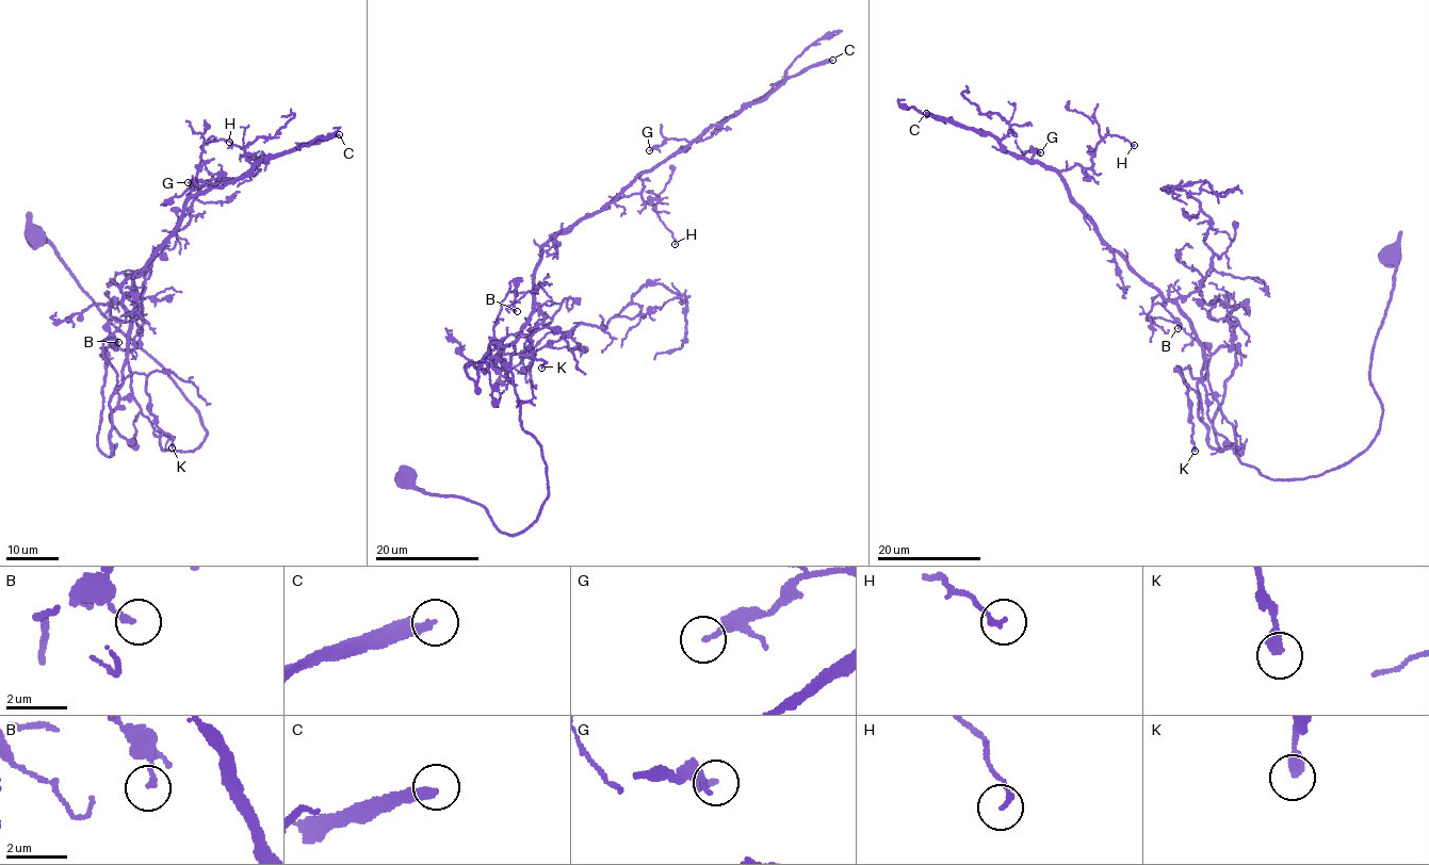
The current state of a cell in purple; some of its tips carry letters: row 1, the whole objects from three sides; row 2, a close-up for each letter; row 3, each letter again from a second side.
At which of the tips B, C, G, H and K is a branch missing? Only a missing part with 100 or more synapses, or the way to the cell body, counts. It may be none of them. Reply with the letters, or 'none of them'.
C

